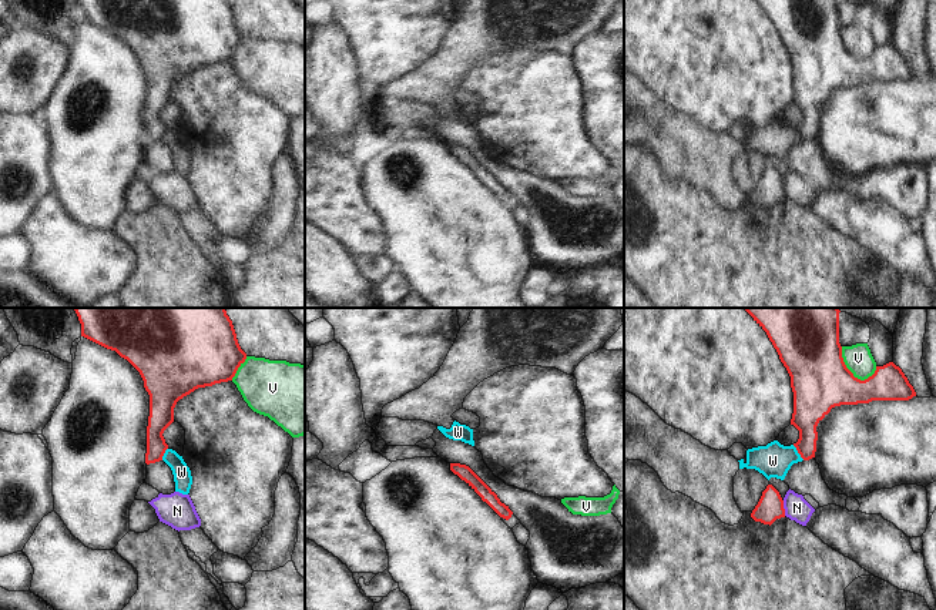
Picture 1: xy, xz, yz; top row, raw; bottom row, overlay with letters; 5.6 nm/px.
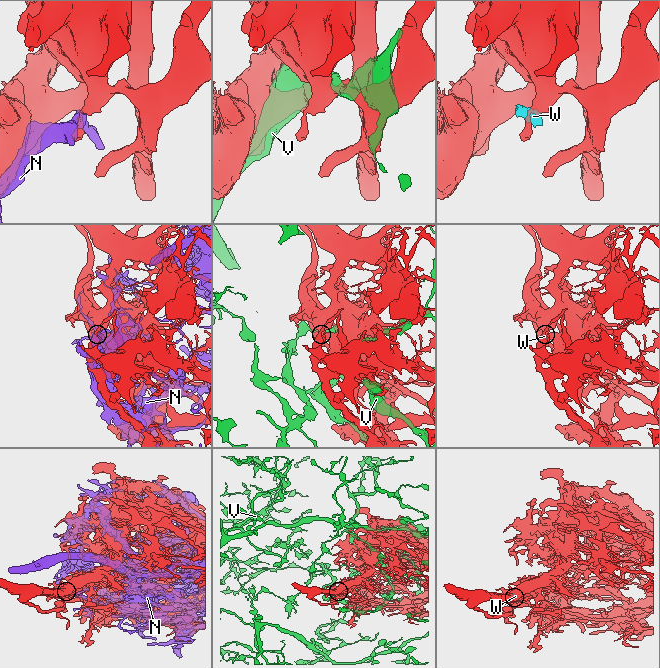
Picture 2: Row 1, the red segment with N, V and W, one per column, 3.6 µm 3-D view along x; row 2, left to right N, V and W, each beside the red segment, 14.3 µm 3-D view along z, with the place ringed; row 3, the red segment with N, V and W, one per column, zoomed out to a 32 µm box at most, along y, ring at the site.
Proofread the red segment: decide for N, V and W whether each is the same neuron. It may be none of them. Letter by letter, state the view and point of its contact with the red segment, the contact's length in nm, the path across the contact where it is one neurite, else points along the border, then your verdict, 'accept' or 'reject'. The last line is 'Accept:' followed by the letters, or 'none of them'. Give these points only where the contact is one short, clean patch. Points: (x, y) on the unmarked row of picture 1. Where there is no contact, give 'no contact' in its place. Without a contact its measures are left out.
N: yz (782, 188) | 90 nm | reject
V: yz (851, 53) | 240 nm | reject
W: yz (798, 133) | 110 nm | along yz (792, 126), (804, 140) | reject
Accept: none of them

